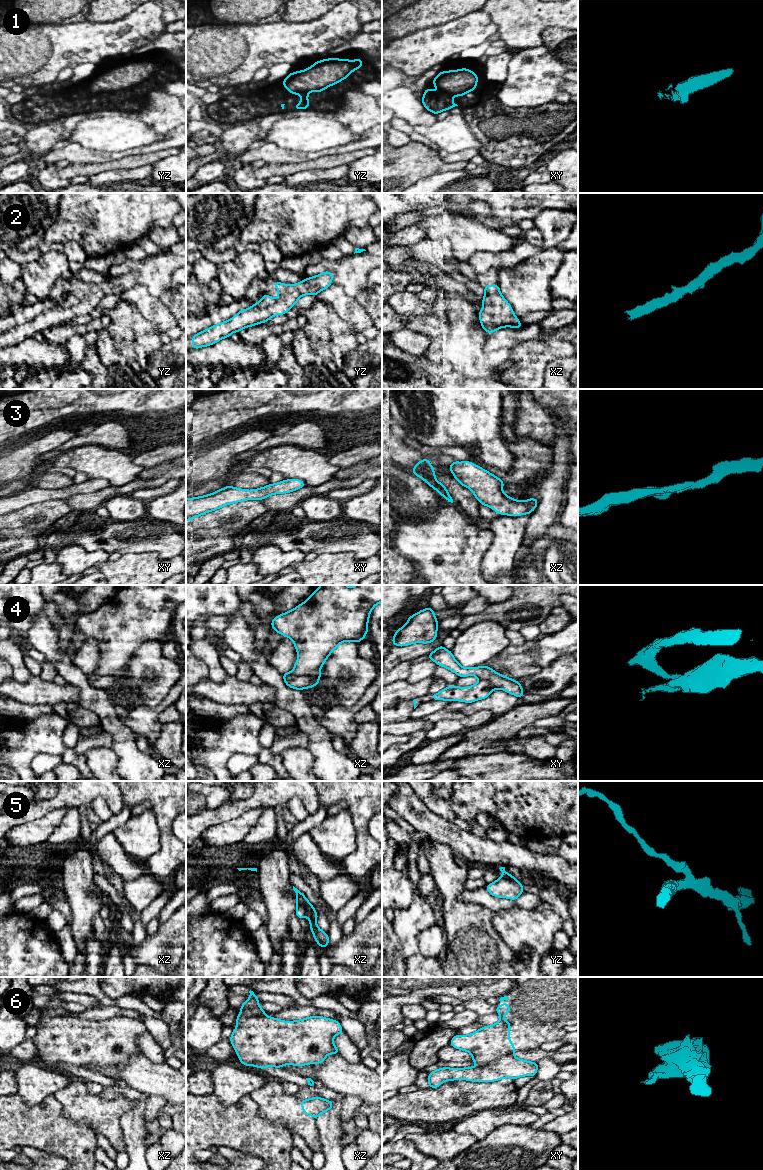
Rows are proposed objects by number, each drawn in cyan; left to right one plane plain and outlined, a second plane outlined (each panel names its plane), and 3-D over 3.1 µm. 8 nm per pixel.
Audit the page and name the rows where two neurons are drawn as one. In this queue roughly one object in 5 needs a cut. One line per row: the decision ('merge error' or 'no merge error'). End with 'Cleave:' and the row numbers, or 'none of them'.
1: no merge error
2: no merge error
3: no merge error
4: merge error
5: merge error
6: no merge error
Cleave: 4, 5

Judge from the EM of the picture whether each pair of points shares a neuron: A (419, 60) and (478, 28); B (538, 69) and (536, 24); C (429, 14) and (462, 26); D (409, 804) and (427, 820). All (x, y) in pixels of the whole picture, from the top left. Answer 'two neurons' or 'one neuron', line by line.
A: one neuron
B: two neurons
C: two neurons
D: one neuron

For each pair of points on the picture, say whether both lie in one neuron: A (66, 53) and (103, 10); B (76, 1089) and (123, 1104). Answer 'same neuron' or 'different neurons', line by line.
A: different neurons
B: same neuron

